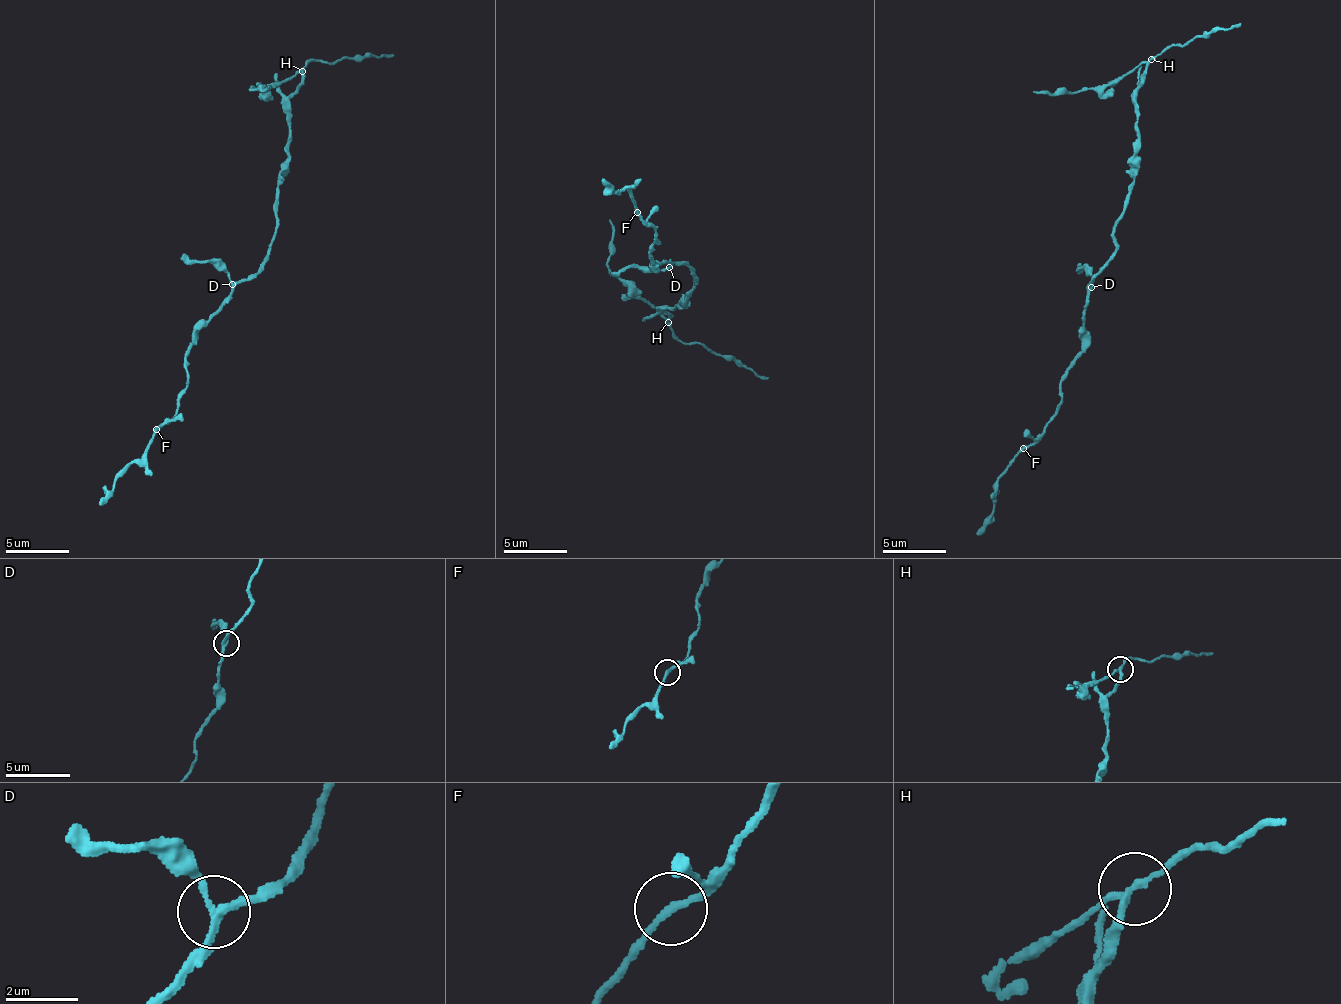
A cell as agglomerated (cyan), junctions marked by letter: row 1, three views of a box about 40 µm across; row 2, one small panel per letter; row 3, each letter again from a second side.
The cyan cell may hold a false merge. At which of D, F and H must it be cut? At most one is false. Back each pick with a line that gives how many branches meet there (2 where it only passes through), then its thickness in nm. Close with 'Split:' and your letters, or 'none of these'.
H: 3 | 170 nm
Split: H

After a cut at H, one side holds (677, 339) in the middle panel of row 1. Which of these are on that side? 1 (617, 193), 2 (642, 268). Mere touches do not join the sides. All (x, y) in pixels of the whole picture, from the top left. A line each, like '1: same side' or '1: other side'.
1: other side
2: other side

